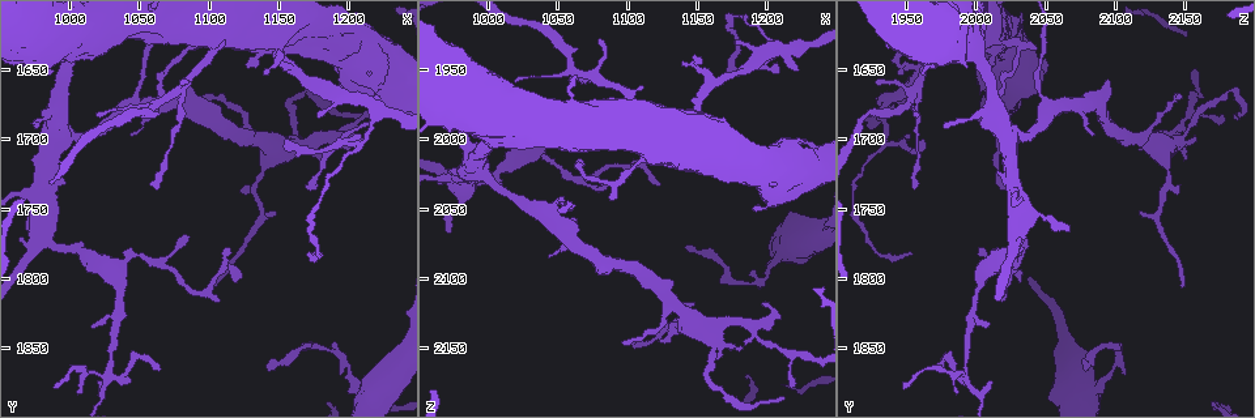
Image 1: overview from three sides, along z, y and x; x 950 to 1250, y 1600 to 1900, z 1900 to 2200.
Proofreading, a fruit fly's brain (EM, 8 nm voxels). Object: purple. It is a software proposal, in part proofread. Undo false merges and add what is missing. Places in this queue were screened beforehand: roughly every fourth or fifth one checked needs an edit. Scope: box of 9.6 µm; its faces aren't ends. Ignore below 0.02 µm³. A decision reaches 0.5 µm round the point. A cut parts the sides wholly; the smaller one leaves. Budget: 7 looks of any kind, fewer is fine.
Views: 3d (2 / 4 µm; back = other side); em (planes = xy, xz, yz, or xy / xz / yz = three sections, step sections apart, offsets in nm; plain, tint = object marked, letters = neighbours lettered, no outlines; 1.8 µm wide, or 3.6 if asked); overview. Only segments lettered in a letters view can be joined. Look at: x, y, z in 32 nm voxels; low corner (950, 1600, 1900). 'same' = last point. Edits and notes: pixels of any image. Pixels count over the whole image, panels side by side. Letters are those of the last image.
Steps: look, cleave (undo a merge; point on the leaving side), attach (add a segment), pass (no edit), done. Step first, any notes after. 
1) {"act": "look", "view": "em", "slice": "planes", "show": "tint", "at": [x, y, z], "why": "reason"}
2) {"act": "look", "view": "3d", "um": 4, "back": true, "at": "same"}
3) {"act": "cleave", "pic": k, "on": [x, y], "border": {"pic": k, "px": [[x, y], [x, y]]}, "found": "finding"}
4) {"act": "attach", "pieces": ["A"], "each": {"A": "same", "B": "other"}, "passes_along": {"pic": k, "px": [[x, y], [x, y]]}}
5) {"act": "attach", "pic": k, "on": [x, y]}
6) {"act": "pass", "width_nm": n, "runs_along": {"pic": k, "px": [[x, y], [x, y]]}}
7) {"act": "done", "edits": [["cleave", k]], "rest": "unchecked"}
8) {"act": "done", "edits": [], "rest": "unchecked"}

{"act": "look", "view": "3d", "um": 2, "at": [1140, 1864, 2076], "why": "tapers out"}

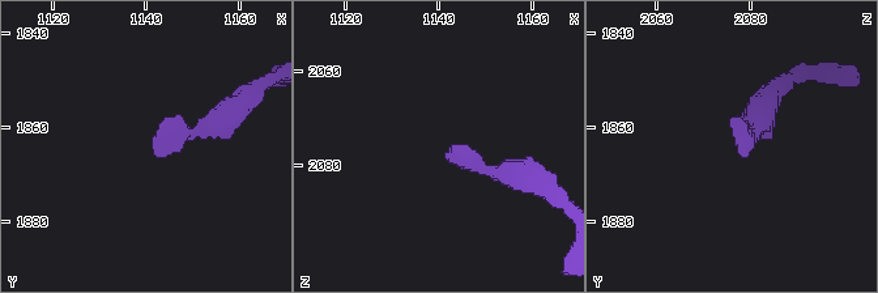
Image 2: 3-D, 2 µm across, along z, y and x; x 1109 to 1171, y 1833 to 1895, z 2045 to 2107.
{"act": "look", "view": "em", "slice": "xy", "step": 8, "show": "letters", "at": [1141, 1865, 2077], "why": "need the tissue"}

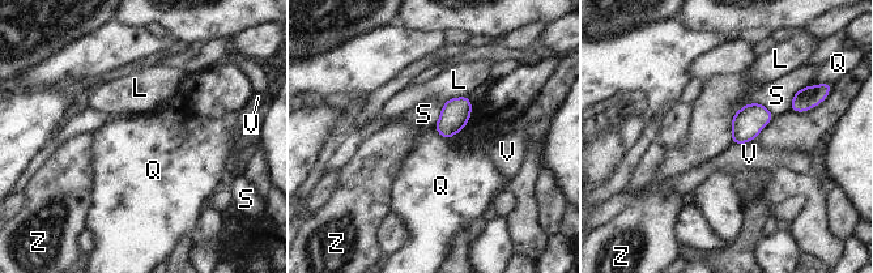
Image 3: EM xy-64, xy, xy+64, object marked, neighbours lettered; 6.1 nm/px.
{"act": "pass", "longest_contact_nm": ["Q", 300], "each": {"L": "other", "Q": "other", "S": "other", "V": "other", "Z": "other"}, "found": "no lettered segment goes on from it"}

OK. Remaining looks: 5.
{"act": "look", "view": "em", "slice": "planes", "show": "letters", "at": [1102, 1806, 2148], "why": "branch stops here"}

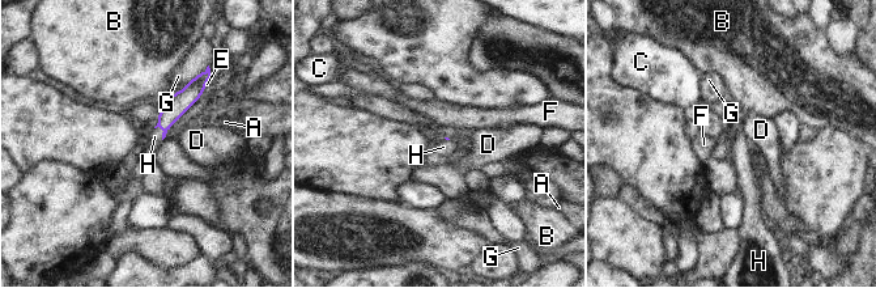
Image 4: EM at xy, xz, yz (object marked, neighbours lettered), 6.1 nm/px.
{"act": "attach", "pieces": ["H"], "each": {"A": "other", "B": "other", "C": "other", "D": "other", "E": "other", "F": "other", "G": "other", "H": "same"}, "passes_along": {"pic": 4, "px": [[177, 105], [164, 130], [154, 136]]}, "found": "the neuron continues"}

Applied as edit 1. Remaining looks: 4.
{"act": "done", "edits": [["attach", 4]], "rest": "unchecked"}

